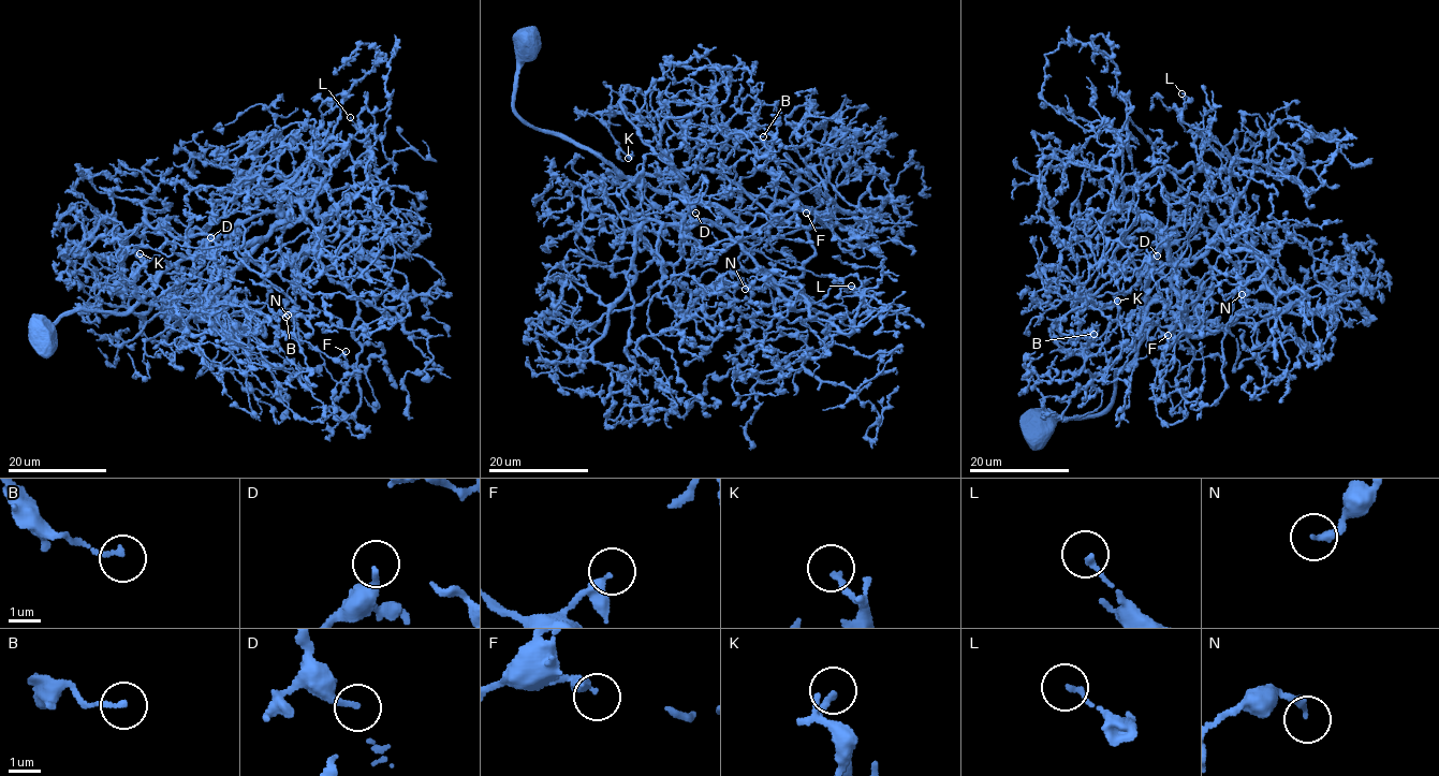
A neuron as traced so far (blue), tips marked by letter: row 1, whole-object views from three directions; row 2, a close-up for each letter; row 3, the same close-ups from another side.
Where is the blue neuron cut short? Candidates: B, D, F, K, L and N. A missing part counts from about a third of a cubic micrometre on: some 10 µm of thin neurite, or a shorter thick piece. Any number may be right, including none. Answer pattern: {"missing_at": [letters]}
{"missing_at": []}

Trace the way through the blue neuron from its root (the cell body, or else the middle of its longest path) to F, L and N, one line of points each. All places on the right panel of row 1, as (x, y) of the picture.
F: (1036, 424), (1104, 412), (1140, 346), (1149, 264), (1165, 247), (1187, 330), (1206, 311), (1171, 346), (1168, 335)
L: (1036, 424), (1104, 412), (1149, 262), (1195, 262), (1232, 215), (1231, 159), (1181, 93)
N: (1036, 424), (1104, 412), (1162, 248), (1195, 262), (1232, 220), (1213, 278), (1242, 294)

